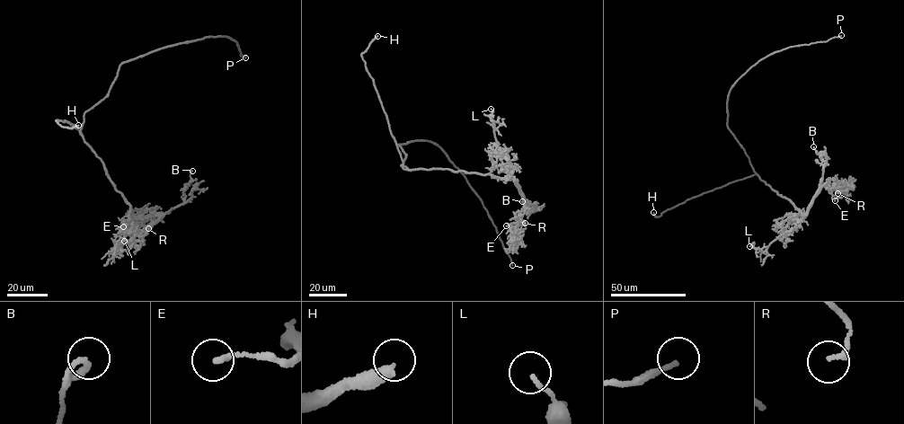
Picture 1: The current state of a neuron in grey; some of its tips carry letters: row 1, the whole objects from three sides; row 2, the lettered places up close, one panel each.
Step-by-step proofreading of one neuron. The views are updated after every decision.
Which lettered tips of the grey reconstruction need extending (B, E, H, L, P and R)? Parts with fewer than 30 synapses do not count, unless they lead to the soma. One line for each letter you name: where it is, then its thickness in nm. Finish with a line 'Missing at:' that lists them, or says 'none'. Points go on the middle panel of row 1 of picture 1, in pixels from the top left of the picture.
H: place (377, 36); calibre 340 nm
Missing at: H

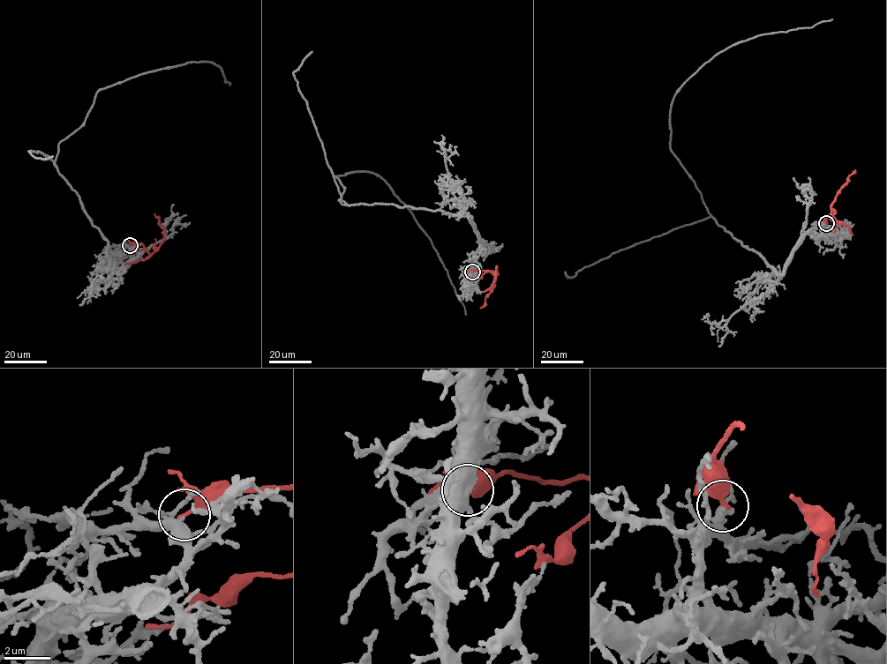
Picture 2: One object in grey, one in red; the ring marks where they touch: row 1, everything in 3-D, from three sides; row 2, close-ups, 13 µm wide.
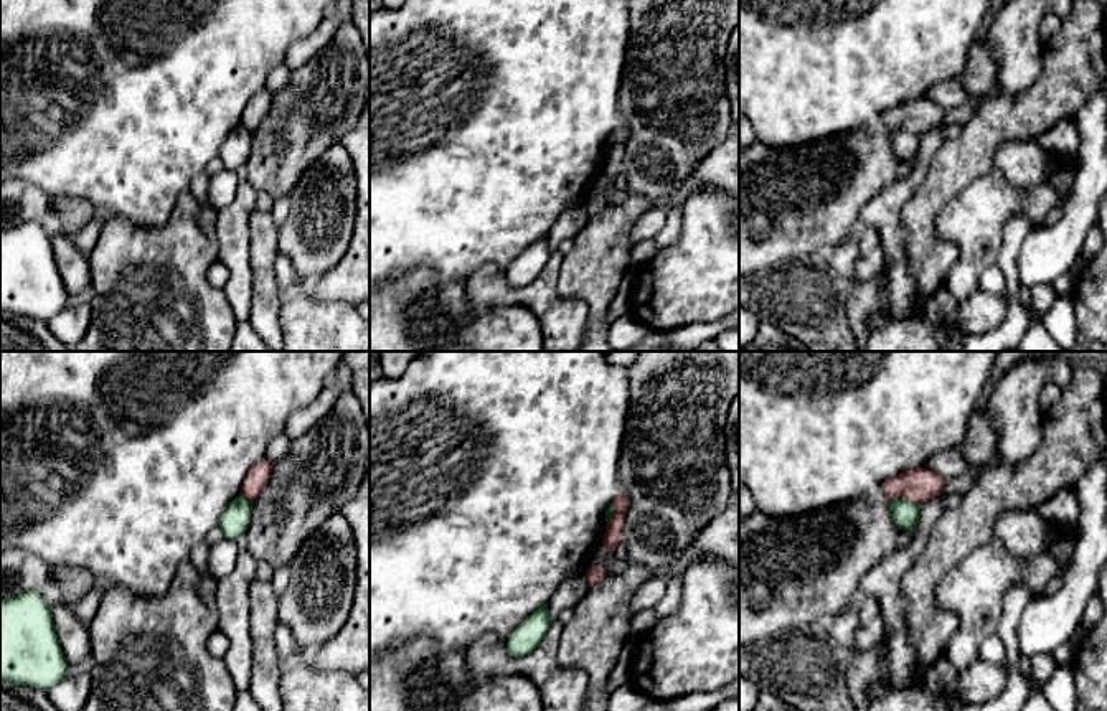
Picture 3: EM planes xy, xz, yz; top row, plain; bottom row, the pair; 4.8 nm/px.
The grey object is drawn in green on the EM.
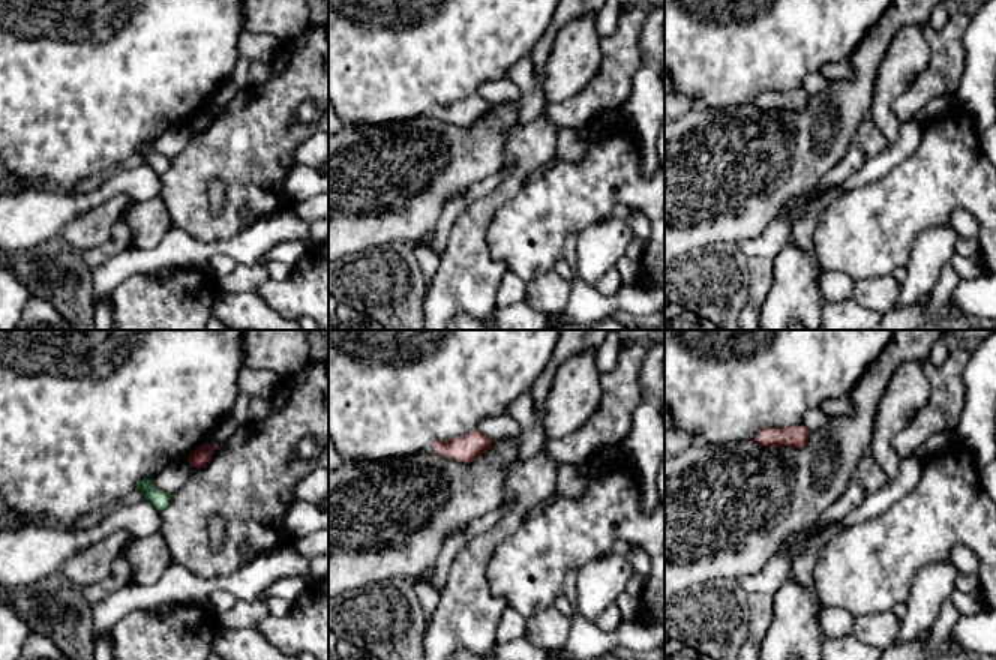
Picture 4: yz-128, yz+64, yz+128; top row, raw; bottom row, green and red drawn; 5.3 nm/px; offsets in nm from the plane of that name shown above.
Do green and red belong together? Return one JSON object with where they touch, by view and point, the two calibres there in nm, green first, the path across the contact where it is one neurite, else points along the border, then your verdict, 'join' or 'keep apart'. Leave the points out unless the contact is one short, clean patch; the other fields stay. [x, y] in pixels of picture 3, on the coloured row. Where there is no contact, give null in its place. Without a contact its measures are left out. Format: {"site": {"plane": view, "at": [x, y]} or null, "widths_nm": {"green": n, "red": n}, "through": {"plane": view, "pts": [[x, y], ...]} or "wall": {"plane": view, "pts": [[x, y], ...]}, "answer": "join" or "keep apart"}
{"site": {"plane": "yz", "at": [903, 499]}, "widths_nm": {"green": 130, "red": 170}, "wall": {"plane": "yz", "pts": [[888, 500], [906, 499], [919, 505]]}, "answer": "keep apart"}

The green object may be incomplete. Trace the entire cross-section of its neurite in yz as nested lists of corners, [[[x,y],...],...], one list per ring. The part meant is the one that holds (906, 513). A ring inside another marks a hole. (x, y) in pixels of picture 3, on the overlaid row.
[[[894,498],[888,501],[896,526],[902,531],[916,530],[921,516],[921,505],[907,501],[904,498]]]

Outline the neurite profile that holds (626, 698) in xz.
[[[627,683],[609,695],[607,711],[643,711],[652,703],[652,698]]]

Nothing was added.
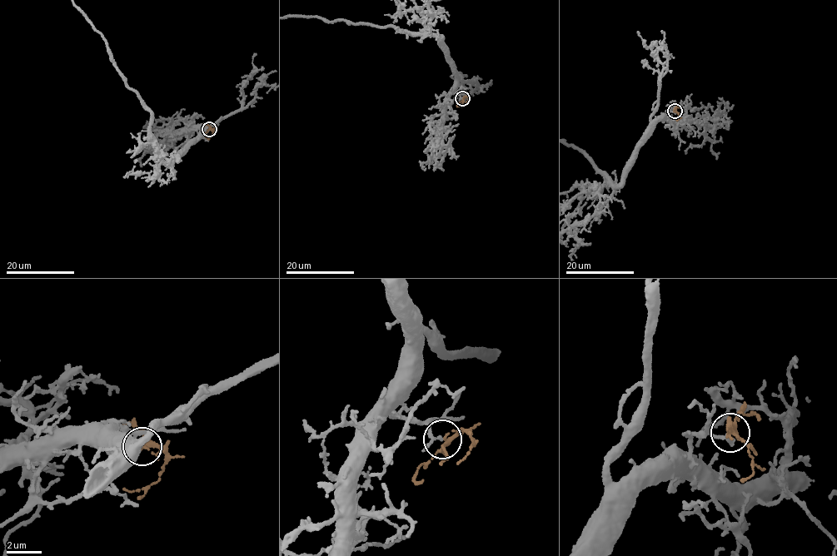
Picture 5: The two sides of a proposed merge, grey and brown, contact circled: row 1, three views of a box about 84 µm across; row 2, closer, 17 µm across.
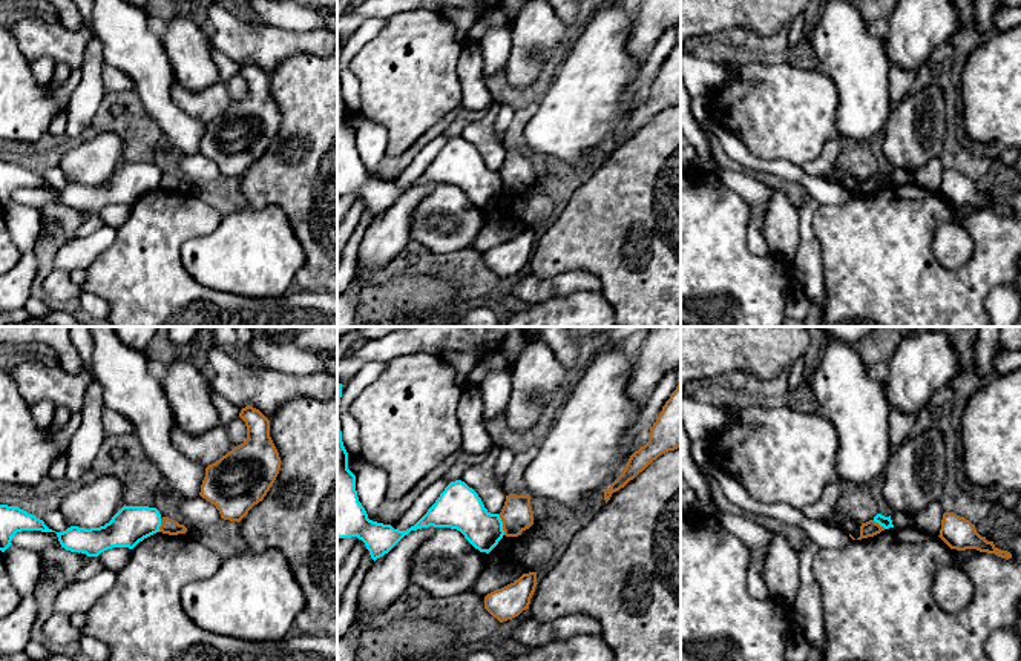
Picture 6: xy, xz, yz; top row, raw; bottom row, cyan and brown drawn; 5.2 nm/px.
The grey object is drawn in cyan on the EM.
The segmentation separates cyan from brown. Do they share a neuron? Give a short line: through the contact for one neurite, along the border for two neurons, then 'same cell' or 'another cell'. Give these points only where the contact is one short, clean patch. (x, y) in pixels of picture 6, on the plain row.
line xz (497, 171), (505, 190); another cell

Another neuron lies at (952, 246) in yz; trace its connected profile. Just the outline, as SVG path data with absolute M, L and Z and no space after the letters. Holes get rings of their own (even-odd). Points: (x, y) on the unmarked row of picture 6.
M946 222L938 227L934 236L932 252L943 267L960 268L969 261L973 241L964 227Z

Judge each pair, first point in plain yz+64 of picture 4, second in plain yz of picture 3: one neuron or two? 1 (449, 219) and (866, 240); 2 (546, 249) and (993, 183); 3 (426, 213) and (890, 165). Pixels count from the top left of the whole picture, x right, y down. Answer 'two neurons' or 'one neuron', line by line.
1: one neuron
2: one neuron
3: one neuron

